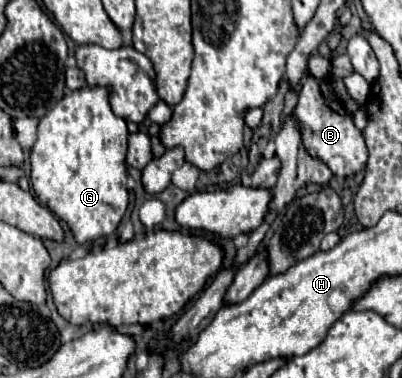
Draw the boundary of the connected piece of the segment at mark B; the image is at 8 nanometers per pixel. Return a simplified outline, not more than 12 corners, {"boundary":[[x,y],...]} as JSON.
{"boundary":[[308,76],[292,114],[310,158],[334,175],[366,168],[352,114],[332,108]]}

